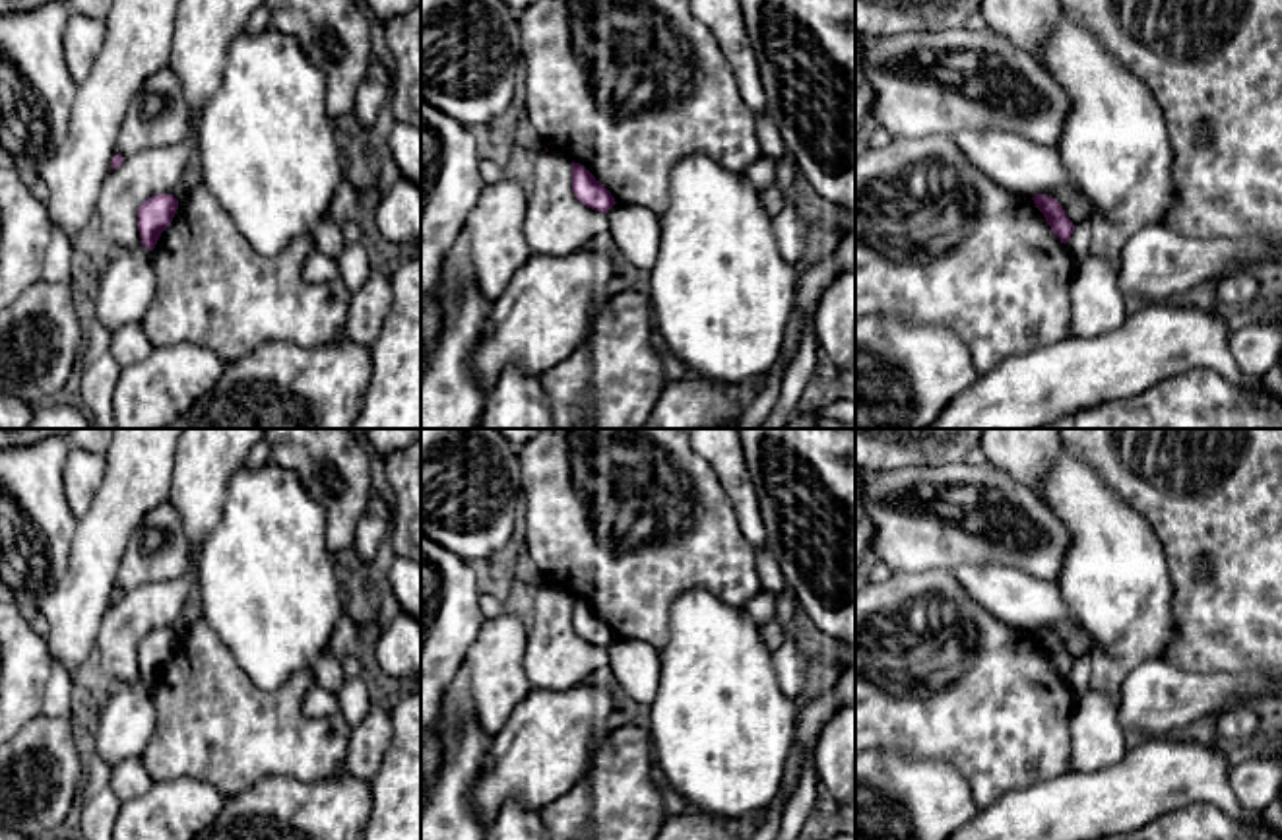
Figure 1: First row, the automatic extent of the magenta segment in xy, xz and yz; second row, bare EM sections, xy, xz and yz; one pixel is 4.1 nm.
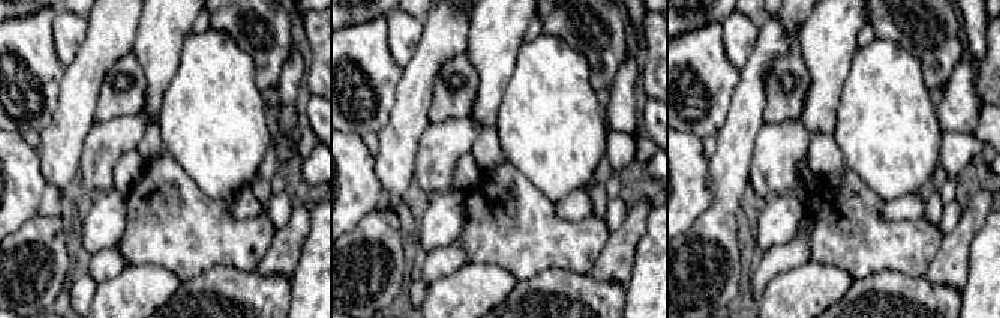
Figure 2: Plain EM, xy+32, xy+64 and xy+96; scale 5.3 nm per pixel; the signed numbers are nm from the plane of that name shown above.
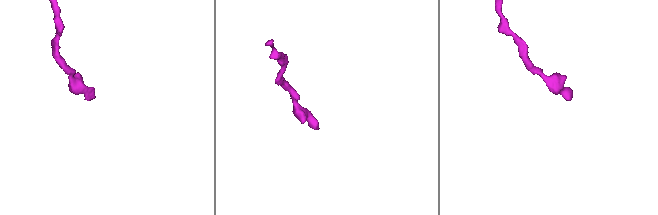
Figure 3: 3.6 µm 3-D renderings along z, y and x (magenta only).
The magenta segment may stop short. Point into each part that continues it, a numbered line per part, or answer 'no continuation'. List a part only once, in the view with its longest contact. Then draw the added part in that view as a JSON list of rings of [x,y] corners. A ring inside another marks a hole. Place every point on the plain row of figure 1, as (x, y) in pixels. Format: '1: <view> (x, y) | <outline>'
no continuation

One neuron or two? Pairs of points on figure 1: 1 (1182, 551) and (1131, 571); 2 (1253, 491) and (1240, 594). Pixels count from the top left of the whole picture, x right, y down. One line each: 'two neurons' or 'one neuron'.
1: two neurons
2: one neuron

